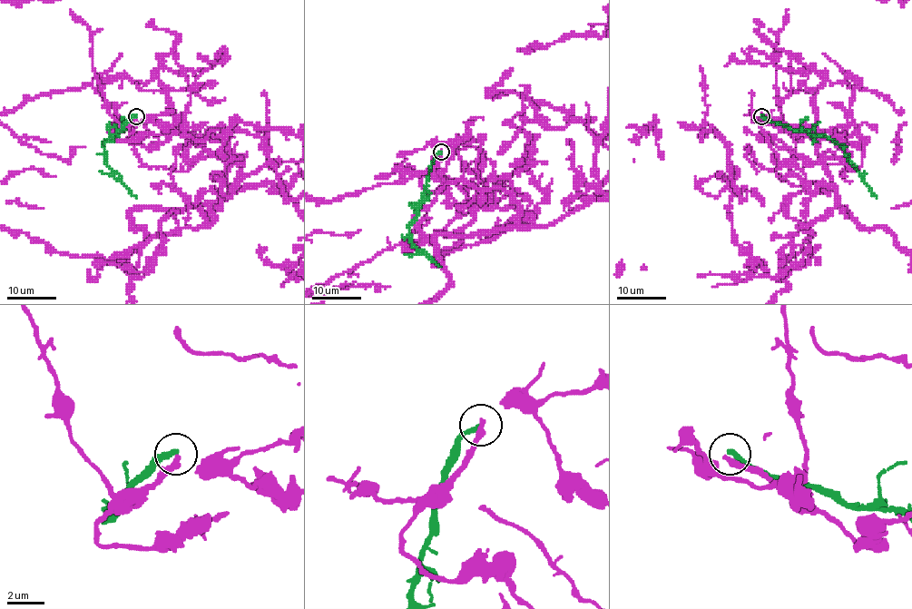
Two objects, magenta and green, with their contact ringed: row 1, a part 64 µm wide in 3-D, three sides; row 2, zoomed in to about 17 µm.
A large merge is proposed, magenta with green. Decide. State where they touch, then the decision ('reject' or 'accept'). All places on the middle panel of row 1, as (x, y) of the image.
at (441, 152); reject

